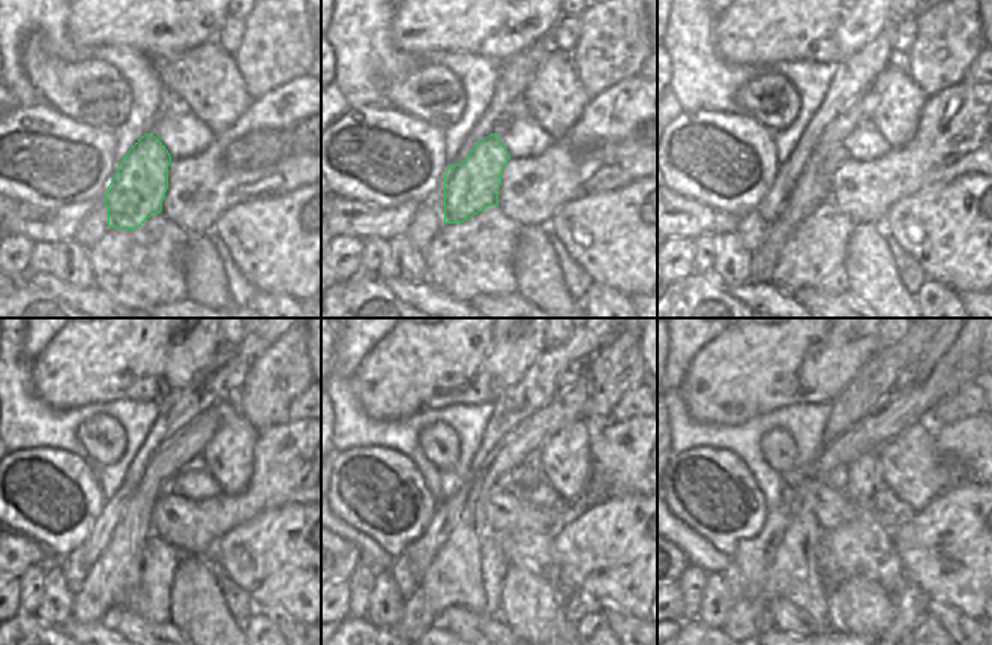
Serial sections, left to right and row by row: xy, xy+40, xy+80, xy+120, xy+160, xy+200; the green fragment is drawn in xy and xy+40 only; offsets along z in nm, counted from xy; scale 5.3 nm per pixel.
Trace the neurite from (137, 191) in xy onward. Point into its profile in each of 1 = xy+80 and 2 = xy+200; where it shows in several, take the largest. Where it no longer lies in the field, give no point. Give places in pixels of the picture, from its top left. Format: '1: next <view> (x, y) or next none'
1: next xy+80 (838, 155)
2: next xy+200 (838, 479)

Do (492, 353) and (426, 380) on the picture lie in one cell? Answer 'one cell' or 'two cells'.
one cell

